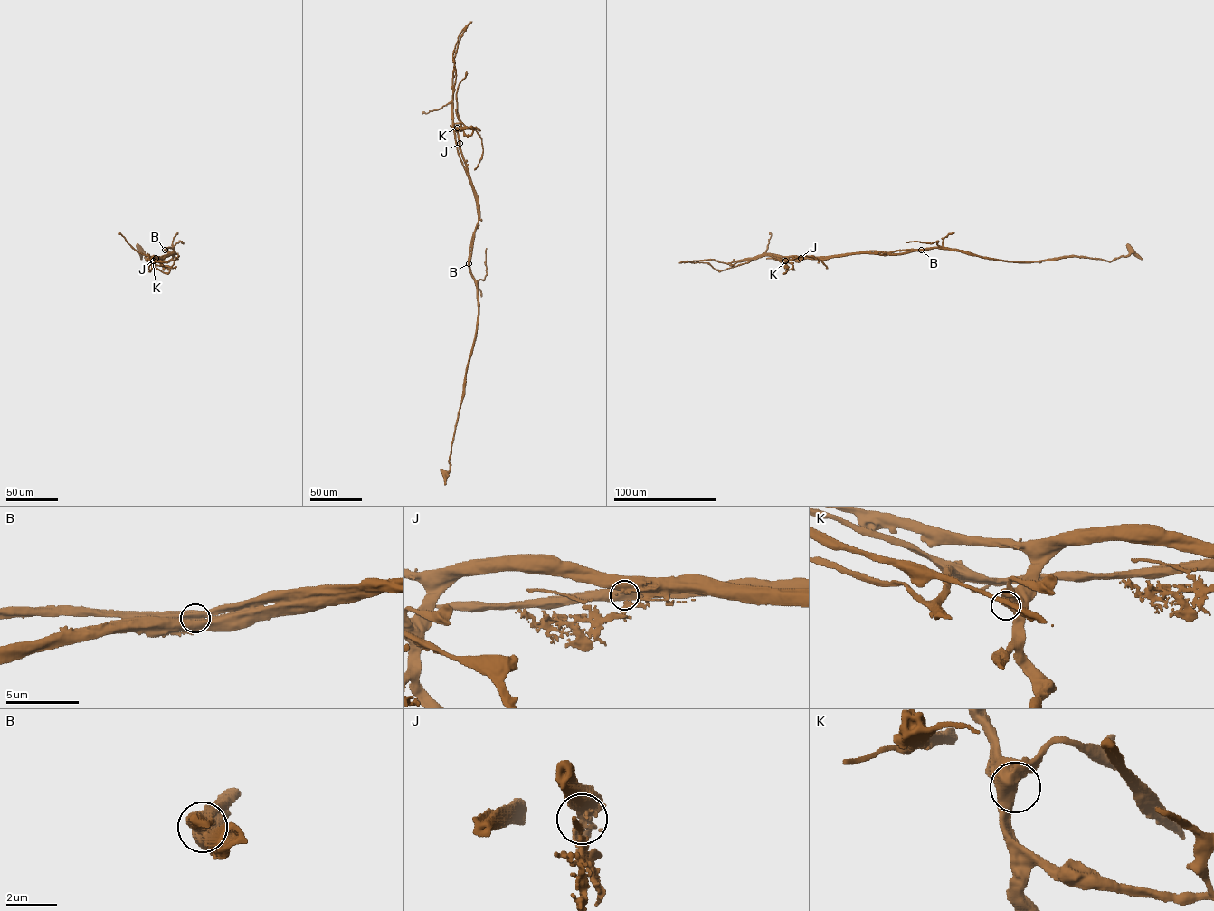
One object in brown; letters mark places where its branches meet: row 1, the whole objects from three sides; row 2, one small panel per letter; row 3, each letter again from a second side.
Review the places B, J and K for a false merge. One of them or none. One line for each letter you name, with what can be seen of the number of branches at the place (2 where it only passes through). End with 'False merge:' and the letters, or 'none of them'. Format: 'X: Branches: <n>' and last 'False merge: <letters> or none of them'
B: Branches: 3
False merge: B

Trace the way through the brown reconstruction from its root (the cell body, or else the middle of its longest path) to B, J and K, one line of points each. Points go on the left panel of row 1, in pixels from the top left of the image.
B: (140, 248), (147, 260), (155, 256), (162, 261), (167, 261), (175, 251), (171, 248), (165, 250)
J: (140, 248), (147, 260), (155, 256), (167, 261), (175, 251), (166, 248), (169, 253), (175, 253), (156, 258)
K: (140, 248), (147, 260), (155, 256), (167, 261), (175, 251), (166, 248), (175, 253), (153, 256), (153, 260)

